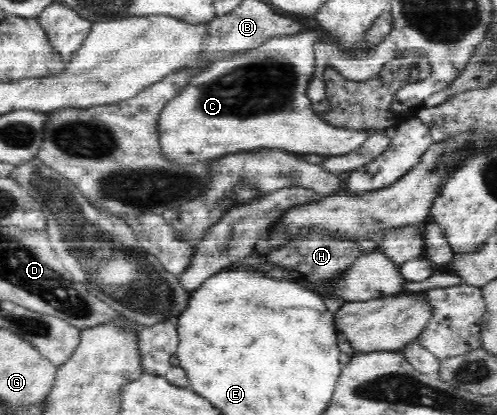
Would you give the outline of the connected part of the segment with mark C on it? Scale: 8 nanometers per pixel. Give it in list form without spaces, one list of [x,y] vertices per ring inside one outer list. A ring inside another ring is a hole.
[[[300,32],[300,36],[281,36],[251,51],[213,61],[210,67],[191,78],[190,84],[162,110],[159,116],[159,144],[163,156],[176,164],[196,164],[208,158],[223,157],[240,151],[260,147],[288,148],[288,152],[305,155],[318,154],[330,157],[354,152],[360,148],[372,130],[336,128],[322,121],[312,110],[313,102],[306,94],[315,72],[316,36],[314,32]],[[266,114],[282,114],[282,118],[266,118]]]

